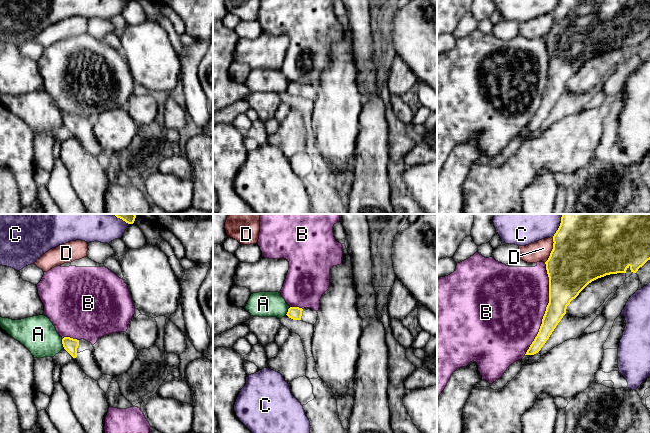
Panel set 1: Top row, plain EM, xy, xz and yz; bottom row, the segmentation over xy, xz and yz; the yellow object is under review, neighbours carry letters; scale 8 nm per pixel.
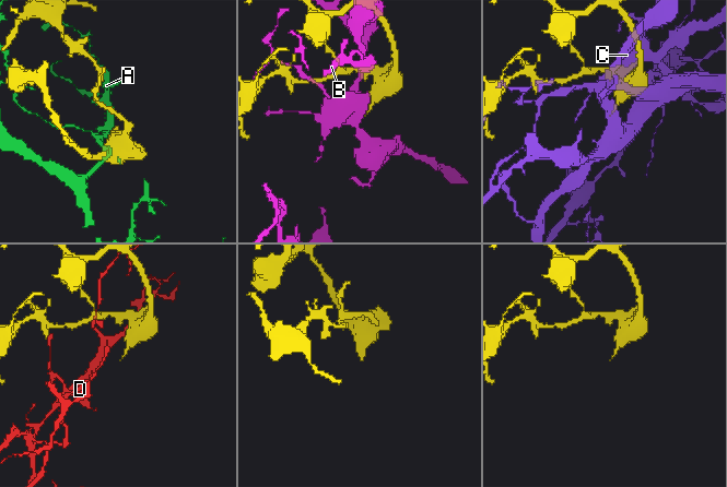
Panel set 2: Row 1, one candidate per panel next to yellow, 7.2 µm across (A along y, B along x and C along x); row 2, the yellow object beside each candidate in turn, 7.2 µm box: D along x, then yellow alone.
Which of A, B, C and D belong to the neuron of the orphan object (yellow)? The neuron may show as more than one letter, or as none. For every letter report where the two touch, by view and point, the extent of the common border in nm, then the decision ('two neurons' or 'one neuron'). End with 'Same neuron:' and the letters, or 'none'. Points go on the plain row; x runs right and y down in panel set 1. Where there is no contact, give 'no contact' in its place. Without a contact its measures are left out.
A: xy (62, 119) | 80 nm | two neurons
B: yz (546, 85) | 750 nm | two neurons
C: yz (556, 7) | 130 nm | two neurons
D: yz (552, 26) | 220 nm | two neurons
Same neuron: none

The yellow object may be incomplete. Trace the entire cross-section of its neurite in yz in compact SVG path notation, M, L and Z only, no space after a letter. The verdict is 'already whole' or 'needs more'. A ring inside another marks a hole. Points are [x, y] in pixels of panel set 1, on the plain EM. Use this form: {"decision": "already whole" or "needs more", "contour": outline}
{"decision": "already whole", "contour": "M560 0L558 6L553 12L553 25L550 29L548 36L545 38L546 46L549 53L549 79L546 83L545 90L542 95L542 100L540 102L539 108L535 113L534 117L530 121L525 131L534 131L538 129L546 117L549 115L550 111L561 97L563 92L566 90L567 82L570 78L575 75L579 69L592 57L604 53L610 50L626 49L629 44L631 48L636 49L640 43L642 43L648 36L650 36L650 0Z"}

